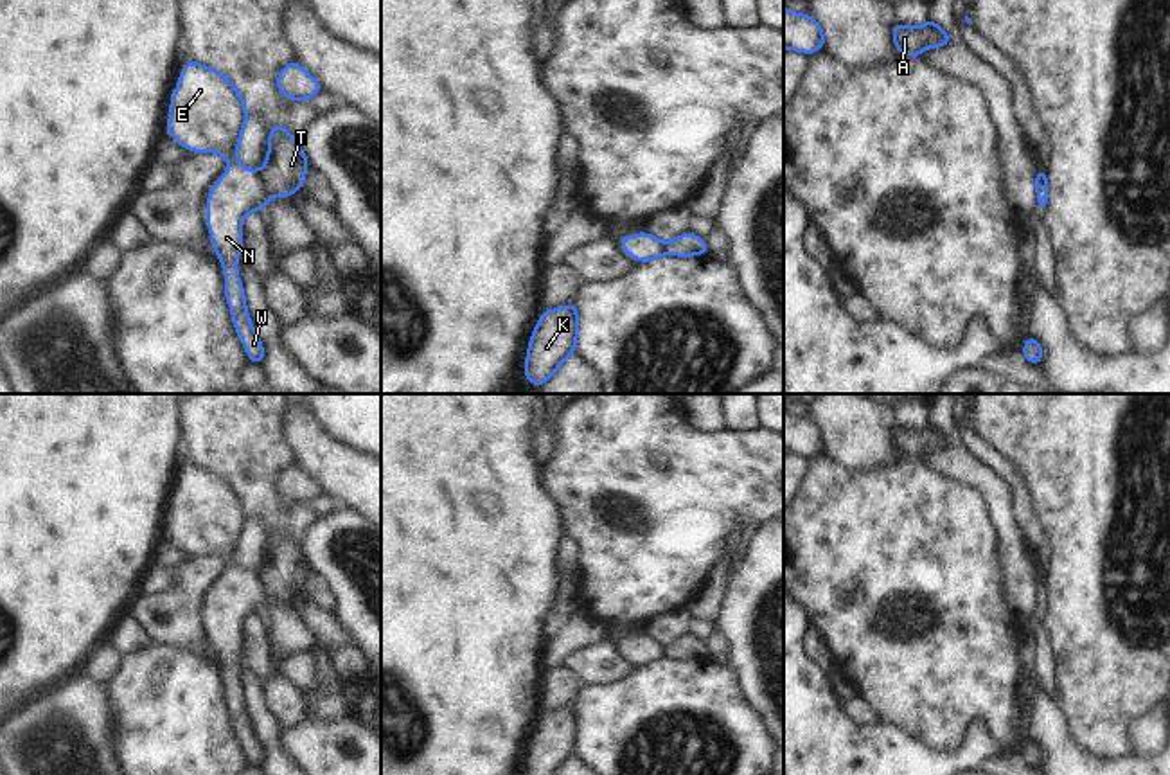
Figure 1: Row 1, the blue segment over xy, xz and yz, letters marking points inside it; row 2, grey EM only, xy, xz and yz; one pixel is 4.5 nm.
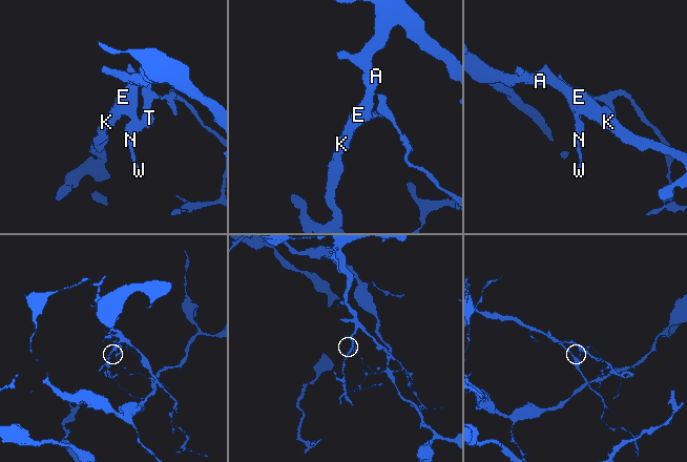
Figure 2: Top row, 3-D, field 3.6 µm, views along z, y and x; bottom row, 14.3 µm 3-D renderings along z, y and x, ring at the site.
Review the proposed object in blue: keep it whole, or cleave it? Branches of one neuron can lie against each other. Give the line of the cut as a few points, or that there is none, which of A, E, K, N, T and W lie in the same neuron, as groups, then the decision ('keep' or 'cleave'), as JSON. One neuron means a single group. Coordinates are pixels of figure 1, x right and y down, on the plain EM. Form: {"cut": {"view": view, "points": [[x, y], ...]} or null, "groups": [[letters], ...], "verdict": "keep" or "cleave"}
{"cut": {"view": "xy", "points": [[257, 574], [263, 592], [270, 599]]}, "groups": [["A", "E", "K", "N", "W"], ["T"]], "verdict": "cleave"}

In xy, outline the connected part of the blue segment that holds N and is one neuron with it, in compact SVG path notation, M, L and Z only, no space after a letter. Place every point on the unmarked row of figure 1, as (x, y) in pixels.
M194 462L182 471L169 509L165 536L191 556L223 557L230 570L210 590L205 619L210 647L225 676L225 701L232 714L232 726L248 762L262 766L266 755L250 723L239 671L234 667L241 662L243 622L255 613L264 613L271 601L264 595L259 574L237 563L250 516L226 478Z

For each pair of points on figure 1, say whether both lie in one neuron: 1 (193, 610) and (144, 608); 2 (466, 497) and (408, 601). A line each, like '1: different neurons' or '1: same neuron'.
1: same neuron
2: same neuron

